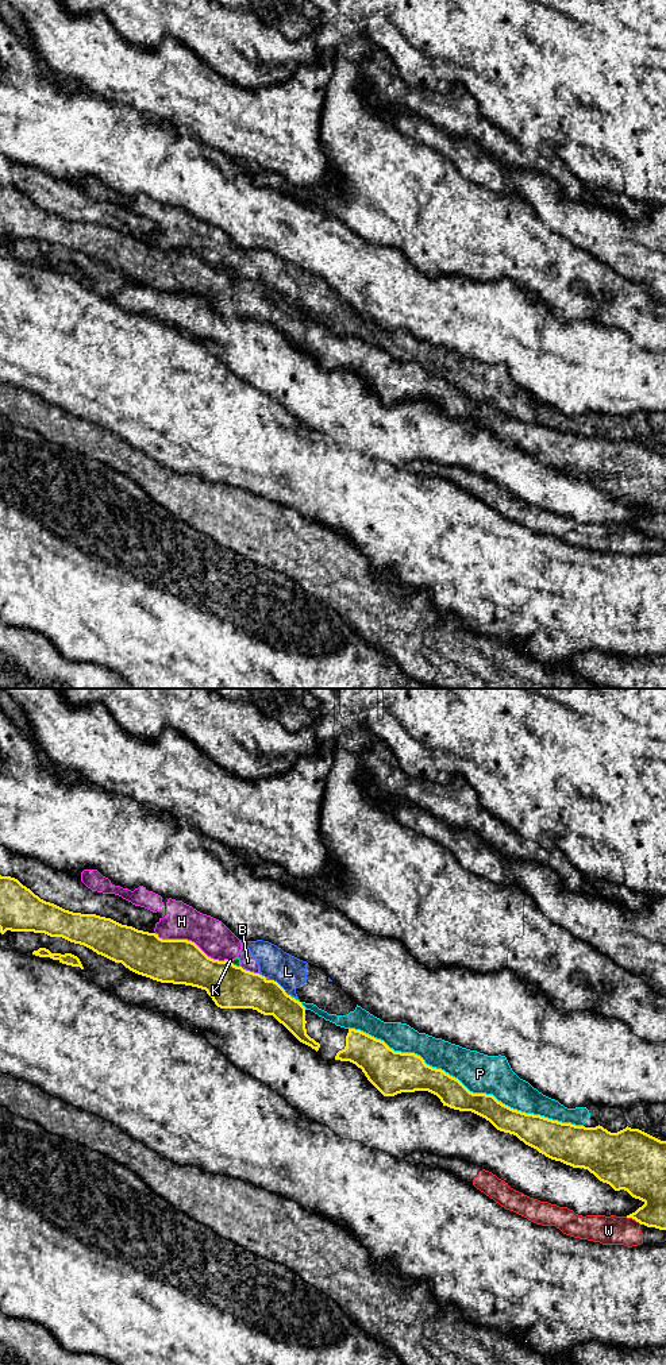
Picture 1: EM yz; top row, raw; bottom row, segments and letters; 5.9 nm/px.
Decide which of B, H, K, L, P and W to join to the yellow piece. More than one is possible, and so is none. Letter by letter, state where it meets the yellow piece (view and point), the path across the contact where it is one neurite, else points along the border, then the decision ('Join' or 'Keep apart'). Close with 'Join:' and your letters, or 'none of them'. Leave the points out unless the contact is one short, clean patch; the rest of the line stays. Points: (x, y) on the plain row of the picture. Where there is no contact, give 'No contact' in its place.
B: Touches yellow at yz (249, 280). Boundary: yz (241, 274), (260, 284). Keep apart
H: Touches yellow at yz (191, 250). Keep apart
K: Touches yellow at yz (233, 273). Keep apart
L: Touches yellow at yz (280, 295). Boundary: yz (270, 288), (289, 304). Keep apart
P: Touches yellow at yz (465, 396). Keep apart
W: Touches yellow at yz (634, 527). Keep apart
Join: none of them

